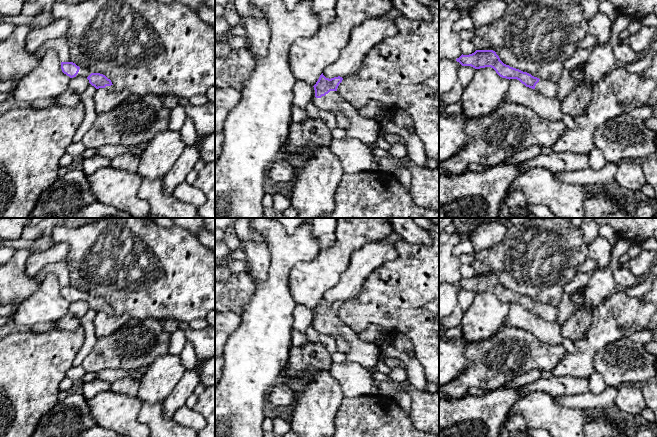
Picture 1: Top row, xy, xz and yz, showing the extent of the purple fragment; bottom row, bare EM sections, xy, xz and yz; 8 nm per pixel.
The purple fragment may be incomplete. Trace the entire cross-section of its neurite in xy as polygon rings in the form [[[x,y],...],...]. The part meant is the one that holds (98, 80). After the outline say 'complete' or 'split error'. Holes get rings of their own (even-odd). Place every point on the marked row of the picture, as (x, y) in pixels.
[[[91,73],[87,79],[89,83],[94,86],[96,89],[105,88],[109,92],[115,92],[115,87],[112,84],[111,80],[108,79],[105,75],[100,73]]]; split error

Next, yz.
[[[476,50],[469,55],[461,55],[456,59],[462,66],[471,66],[475,69],[491,67],[496,73],[506,79],[517,79],[526,87],[539,91],[549,98],[558,97],[558,83],[550,80],[539,79],[527,72],[504,64],[493,50]]]; split error

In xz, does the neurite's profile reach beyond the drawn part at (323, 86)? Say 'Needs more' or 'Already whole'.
Needs more

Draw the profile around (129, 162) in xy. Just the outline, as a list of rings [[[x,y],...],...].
[[[125,153],[116,156],[111,160],[111,167],[118,170],[138,172],[140,157],[134,154]]]

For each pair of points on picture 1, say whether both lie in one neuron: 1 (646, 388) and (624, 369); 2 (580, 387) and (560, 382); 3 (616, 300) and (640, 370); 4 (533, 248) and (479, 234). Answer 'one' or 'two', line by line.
1: two
2: one
3: two
4: two

